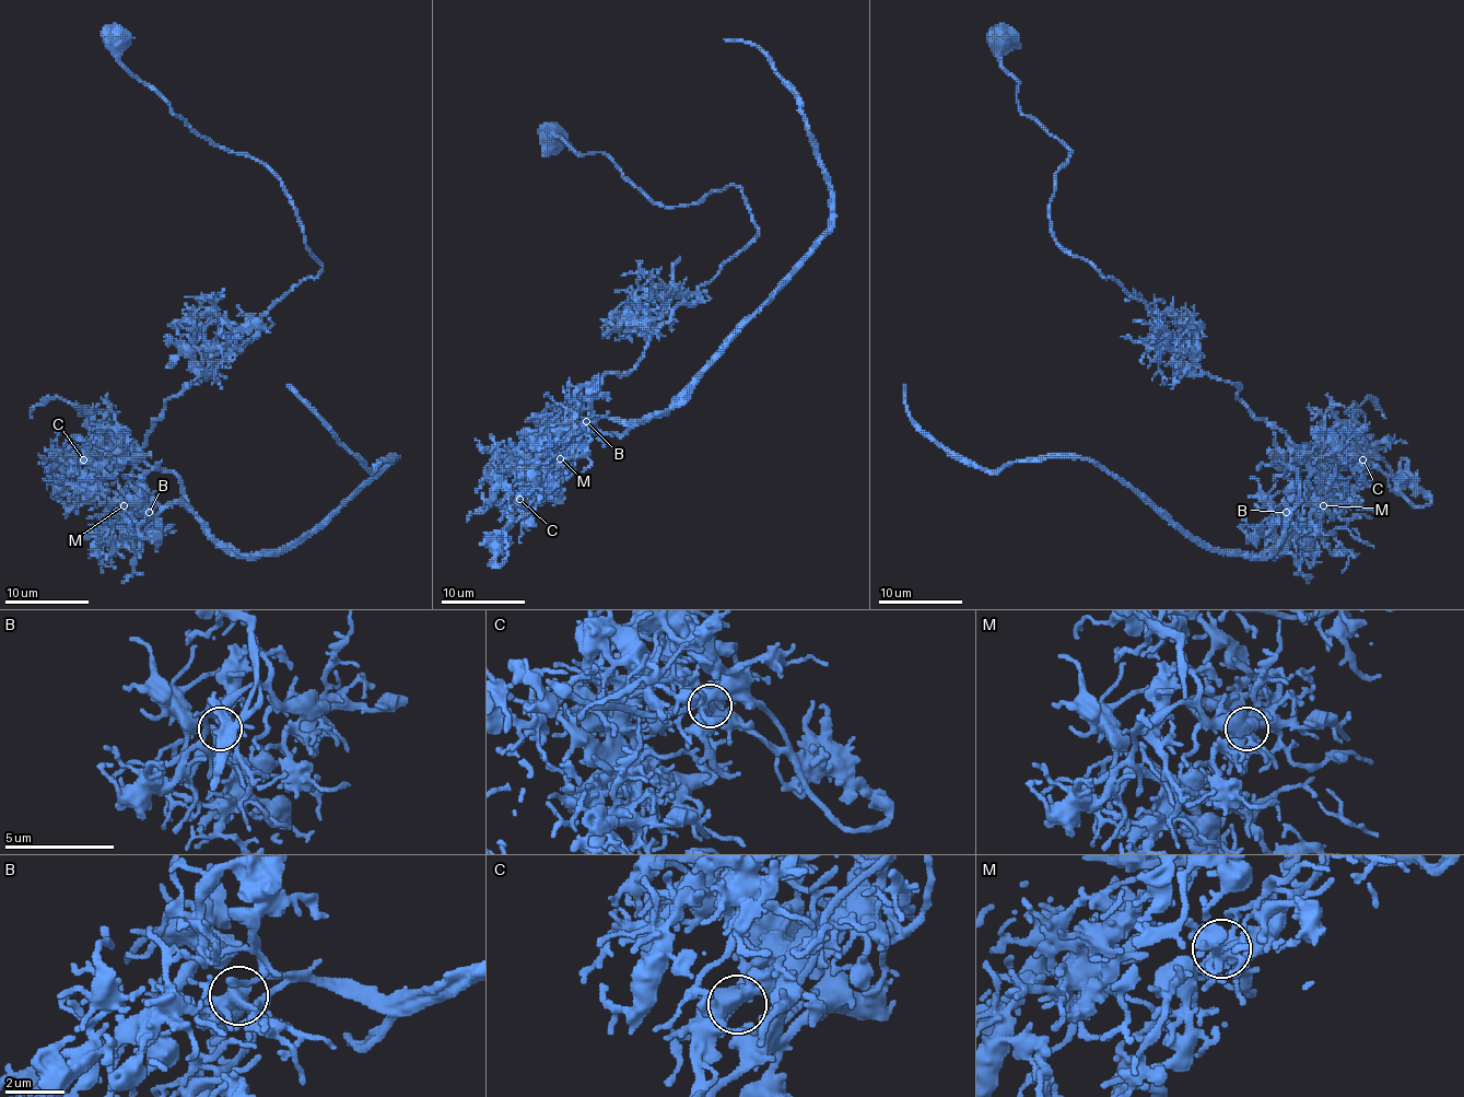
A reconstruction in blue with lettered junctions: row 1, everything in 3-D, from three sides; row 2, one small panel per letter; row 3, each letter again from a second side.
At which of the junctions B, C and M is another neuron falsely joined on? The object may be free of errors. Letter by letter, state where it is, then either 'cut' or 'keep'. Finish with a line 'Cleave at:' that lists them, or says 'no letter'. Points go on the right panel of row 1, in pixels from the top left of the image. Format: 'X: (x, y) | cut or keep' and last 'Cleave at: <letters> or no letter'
B: (1286, 512) | keep
C: (1362, 459) | cut
M: (1323, 505) | keep
Cleave at: C

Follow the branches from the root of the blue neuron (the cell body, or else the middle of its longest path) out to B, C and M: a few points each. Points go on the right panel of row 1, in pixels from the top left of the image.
B: (1002, 39), (1020, 111), (1070, 151), (1050, 199), (1054, 238), (1286, 434), (1298, 482), (1286, 512)
C: (1002, 39), (1020, 111), (1070, 151), (1054, 238), (1256, 418), (1315, 457), (1363, 459)
M: (1002, 39), (1020, 111), (1070, 151), (1050, 199), (1054, 238), (1273, 422), (1290, 464), (1344, 487), (1323, 505)

